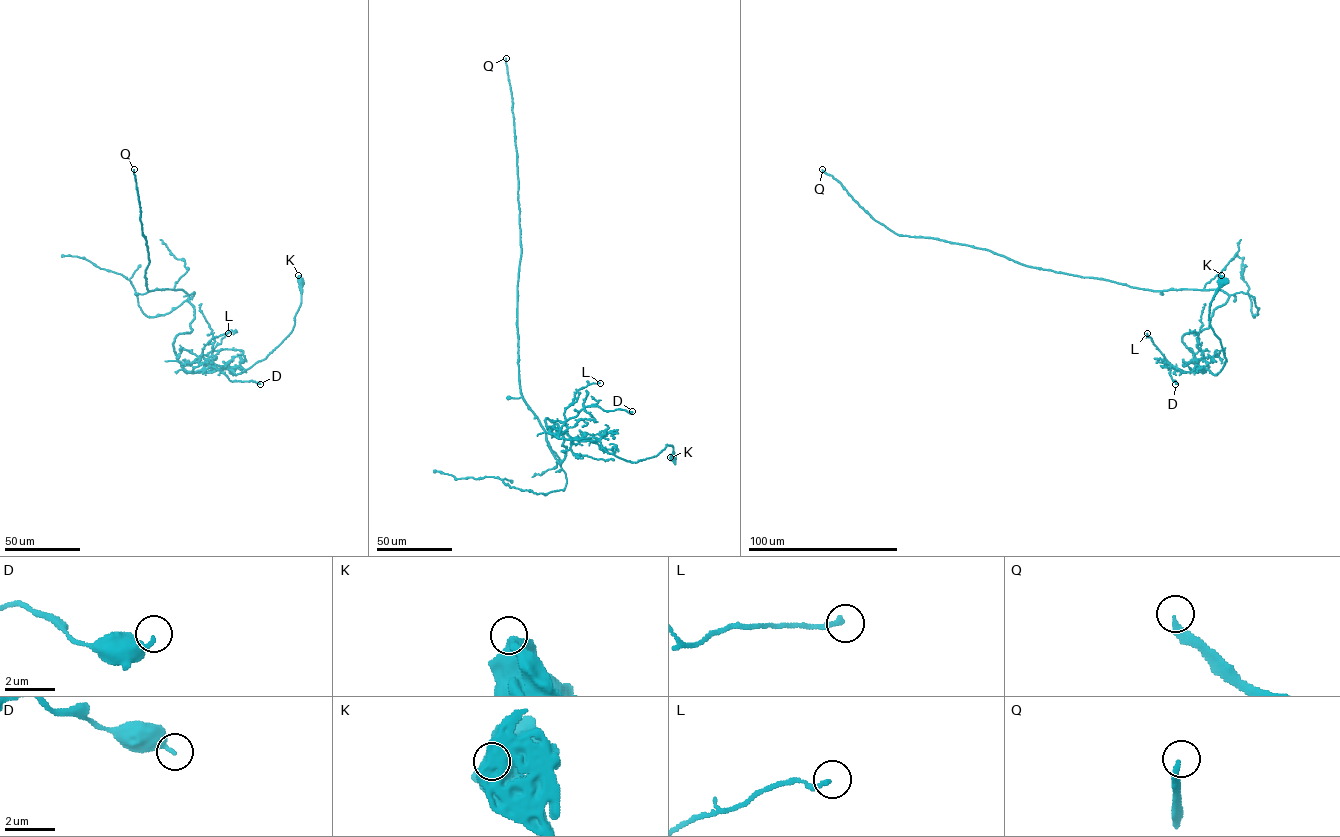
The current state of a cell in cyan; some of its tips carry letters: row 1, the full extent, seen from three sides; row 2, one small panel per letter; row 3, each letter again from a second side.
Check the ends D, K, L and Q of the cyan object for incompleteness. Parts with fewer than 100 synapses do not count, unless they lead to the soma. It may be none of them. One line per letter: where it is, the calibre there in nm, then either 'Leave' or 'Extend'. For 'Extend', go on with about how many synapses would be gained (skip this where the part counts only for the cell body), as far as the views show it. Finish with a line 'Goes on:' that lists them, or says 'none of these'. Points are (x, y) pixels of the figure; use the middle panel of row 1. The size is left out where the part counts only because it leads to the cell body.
D: Place: (632, 411). Thickness 240 nm. Leave
K: Place: (670, 457). Thickness 700 nm. Leave
L: Place: (600, 383). Thickness 200 nm. Leave
Q: Place: (506, 58). Thickness 240 nm. Extend. Roughly 300 synapses
Goes on: Q

